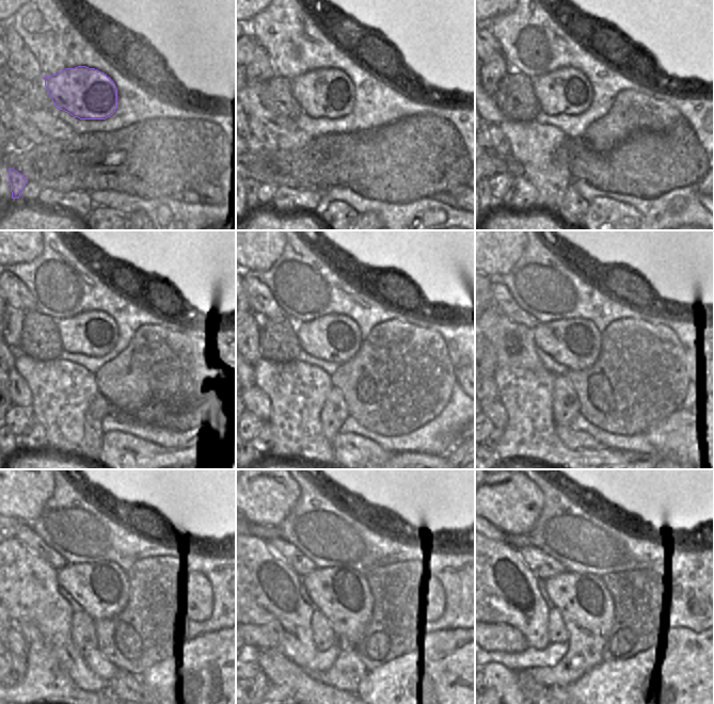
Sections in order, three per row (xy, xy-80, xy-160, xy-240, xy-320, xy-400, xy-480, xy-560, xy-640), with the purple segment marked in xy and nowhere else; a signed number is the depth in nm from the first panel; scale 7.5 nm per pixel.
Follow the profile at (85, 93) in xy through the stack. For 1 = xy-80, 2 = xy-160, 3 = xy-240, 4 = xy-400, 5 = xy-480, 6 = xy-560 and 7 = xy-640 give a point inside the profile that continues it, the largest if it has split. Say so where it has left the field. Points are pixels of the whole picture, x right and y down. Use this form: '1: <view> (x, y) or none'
1: xy-80 (329, 93)
2: xy-160 (565, 92)
3: xy-240 (91, 333)
4: xy-400 (574, 344)
5: xy-480 (100, 589)
6: xy-560 (342, 594)
7: xy-640 (586, 606)

